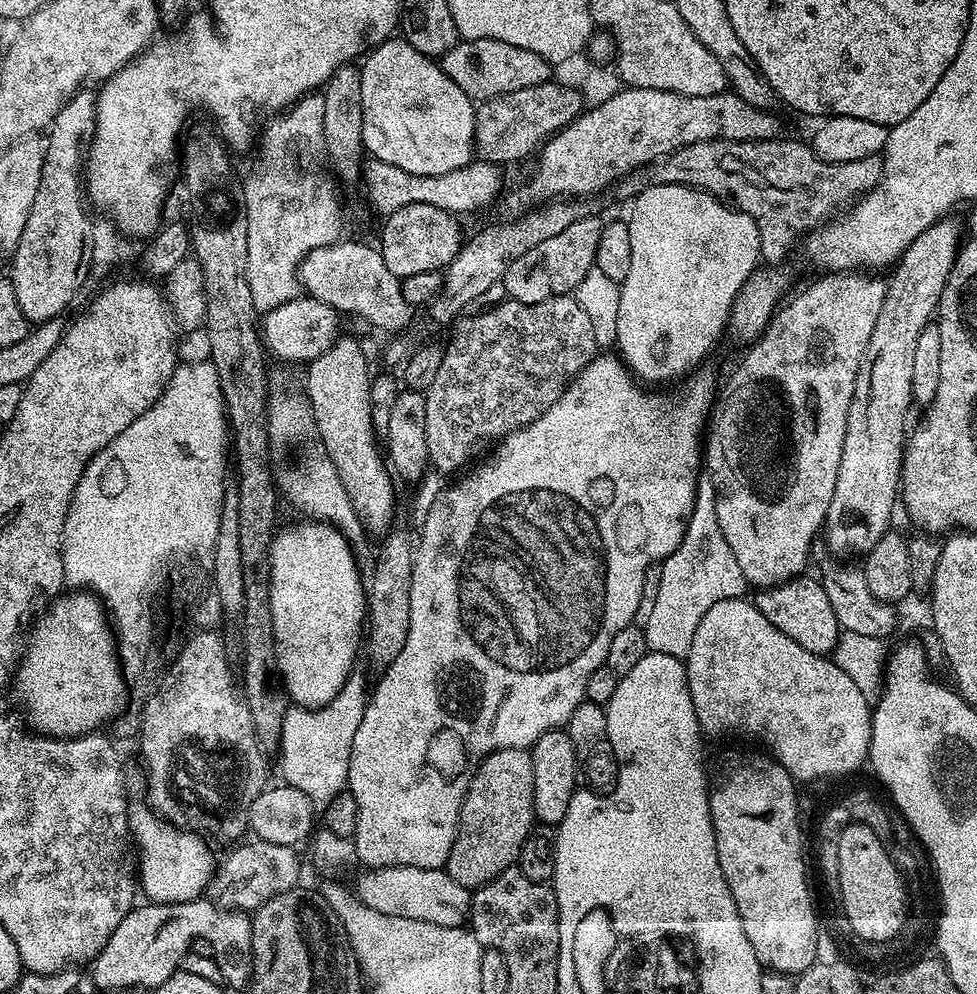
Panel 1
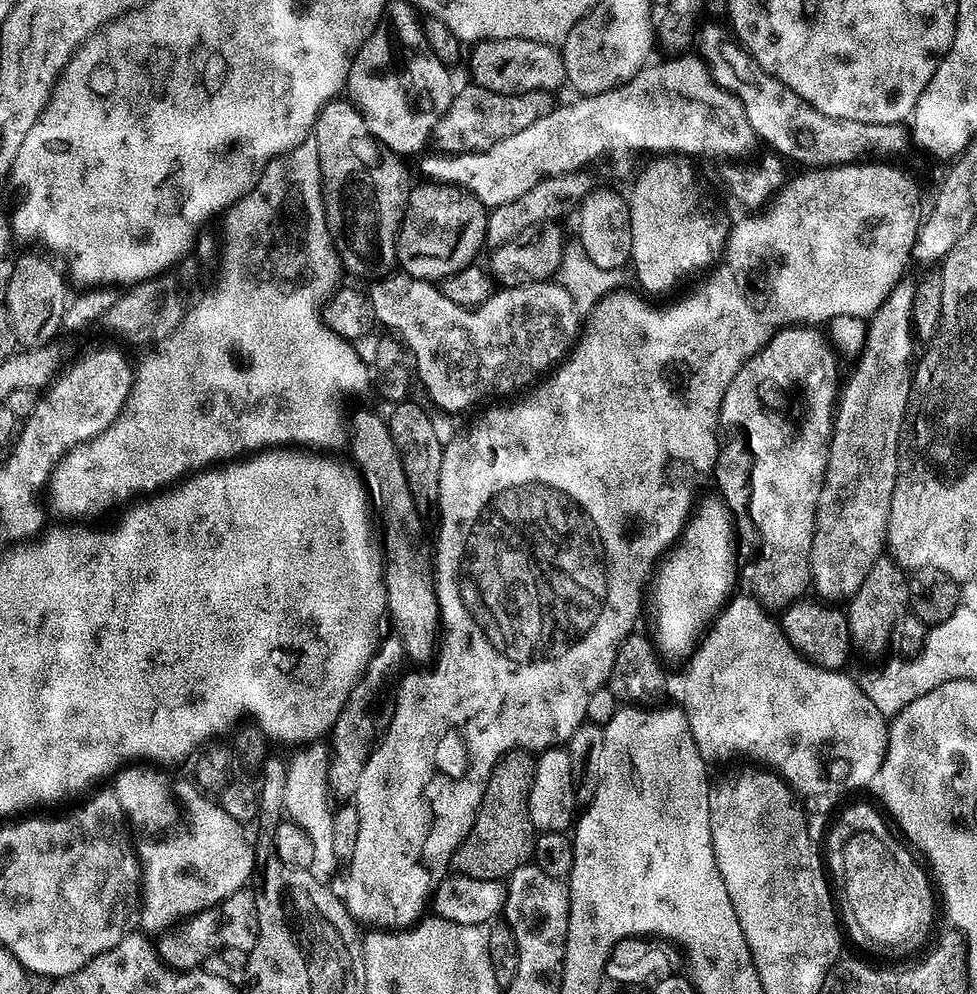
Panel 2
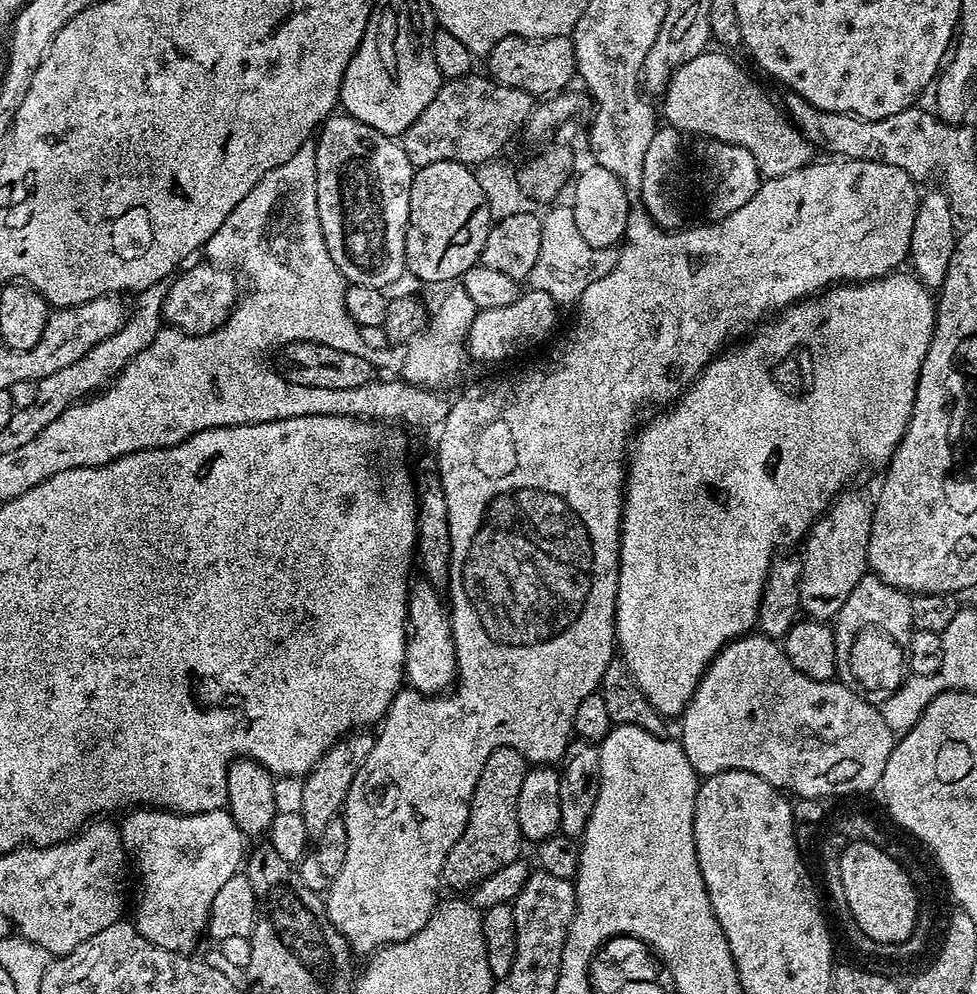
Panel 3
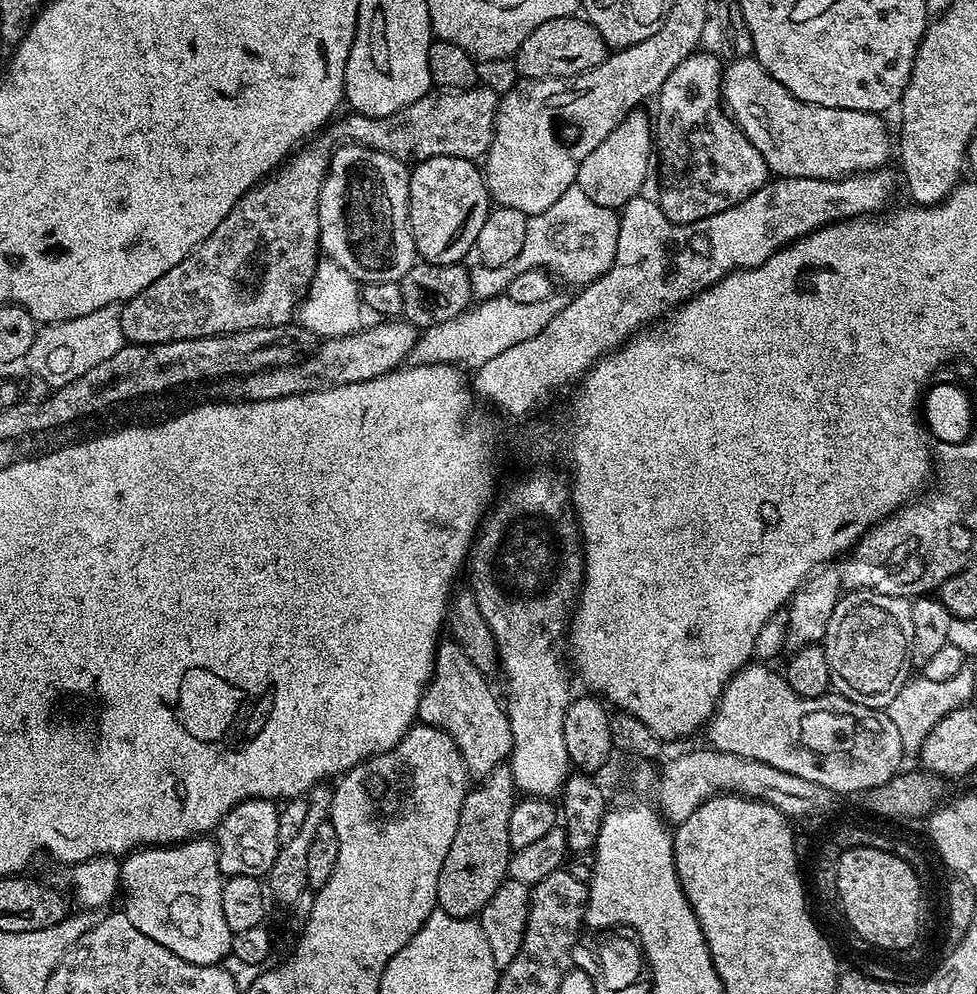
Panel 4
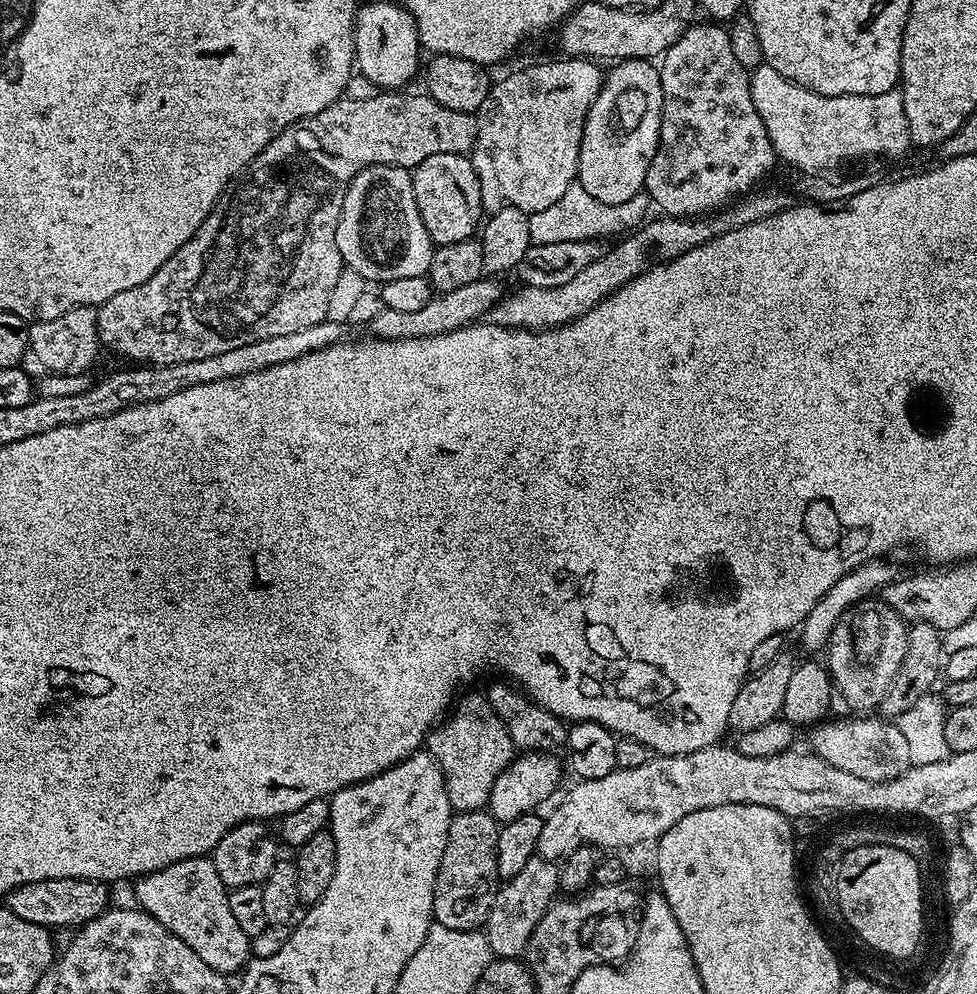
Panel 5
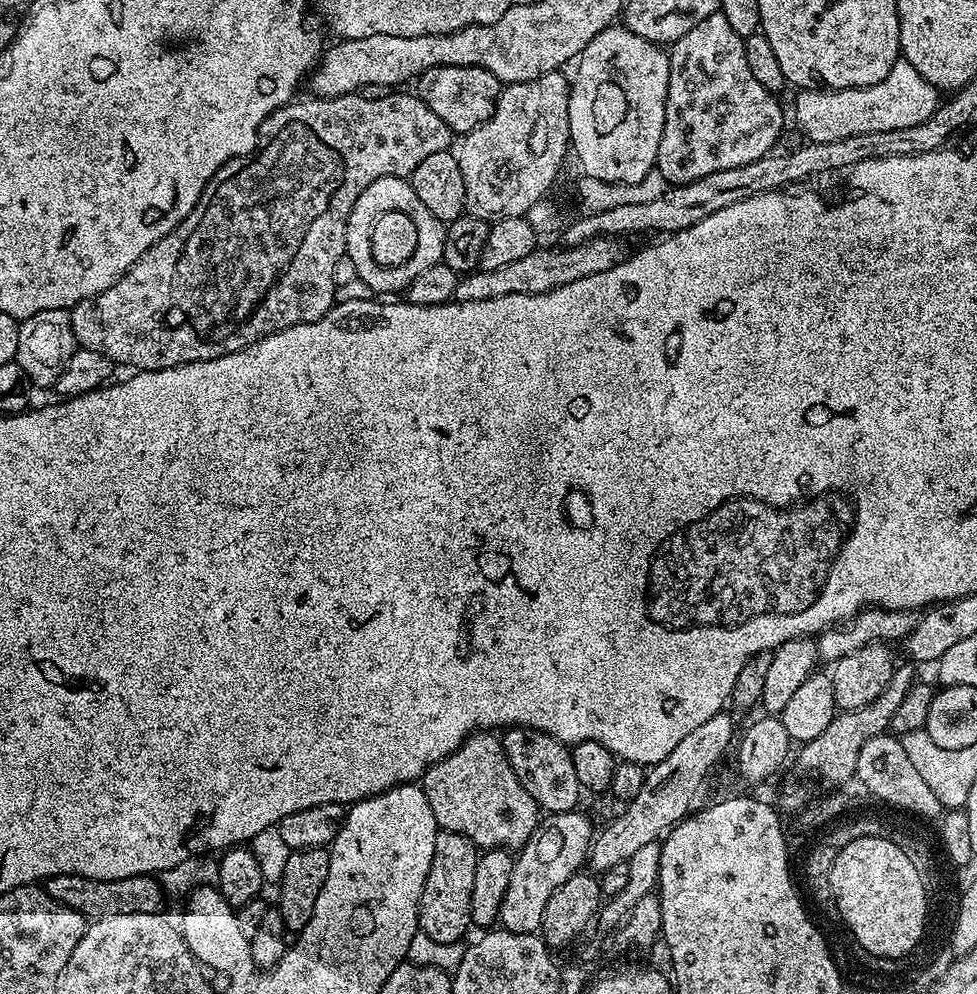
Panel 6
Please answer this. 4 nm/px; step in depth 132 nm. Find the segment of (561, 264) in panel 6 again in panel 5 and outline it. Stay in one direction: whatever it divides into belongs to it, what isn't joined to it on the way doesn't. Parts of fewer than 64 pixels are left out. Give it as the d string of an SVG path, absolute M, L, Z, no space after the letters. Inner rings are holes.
M481 278L470 282L467 286L458 286L458 290L441 292L433 295L422 310L413 310L402 314L399 310L386 307L379 309L380 313L369 322L368 328L377 340L409 340L410 338L426 338L434 334L444 334L450 330L464 328L467 324L479 321L504 299L506 289L496 278ZM484 315L484 316L482 316Z

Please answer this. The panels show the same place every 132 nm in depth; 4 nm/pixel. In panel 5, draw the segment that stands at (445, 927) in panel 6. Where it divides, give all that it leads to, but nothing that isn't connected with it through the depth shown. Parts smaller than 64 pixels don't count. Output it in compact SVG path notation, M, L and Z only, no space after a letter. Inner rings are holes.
M488 810L456 812L450 822L446 850L434 882L435 923L450 930L475 932L488 922L490 906L494 906L496 890L502 881L498 874L498 834L500 824Z

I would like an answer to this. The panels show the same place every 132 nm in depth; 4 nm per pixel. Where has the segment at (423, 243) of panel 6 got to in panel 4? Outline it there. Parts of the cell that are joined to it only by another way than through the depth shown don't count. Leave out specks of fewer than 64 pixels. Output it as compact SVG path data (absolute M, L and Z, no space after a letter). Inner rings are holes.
M345 143L331 153L318 198L320 246L323 255L364 284L399 282L417 263L408 228L410 168L385 152Z

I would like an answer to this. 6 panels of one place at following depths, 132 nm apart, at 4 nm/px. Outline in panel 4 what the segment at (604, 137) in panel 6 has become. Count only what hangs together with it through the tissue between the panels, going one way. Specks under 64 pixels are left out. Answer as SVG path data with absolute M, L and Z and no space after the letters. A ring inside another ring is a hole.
M633 110L618 121L616 125L606 134L606 138L594 150L594 154L586 154L582 166L576 175L576 184L586 195L594 198L598 206L607 208L623 209L626 202L630 202L635 196L641 195L644 179L648 176L648 159L654 156L654 124L644 110Z

